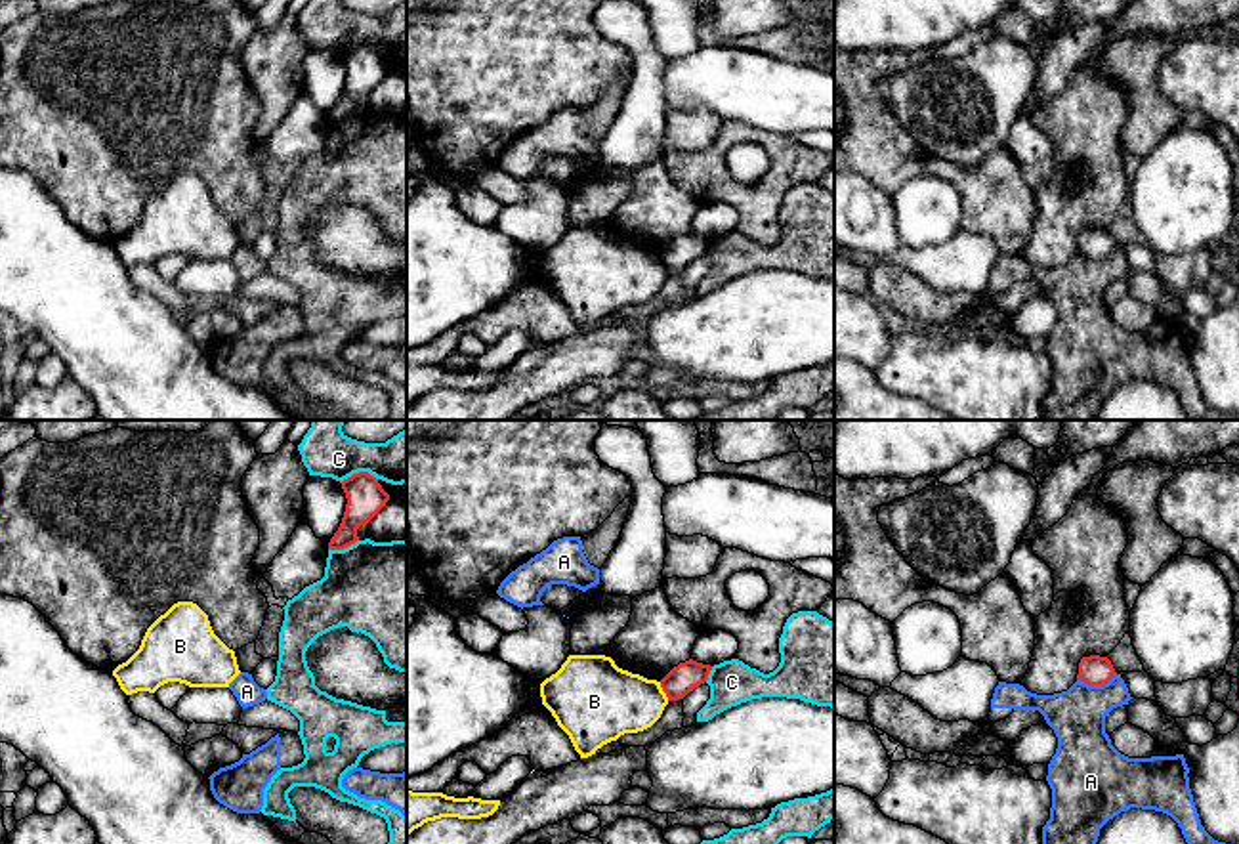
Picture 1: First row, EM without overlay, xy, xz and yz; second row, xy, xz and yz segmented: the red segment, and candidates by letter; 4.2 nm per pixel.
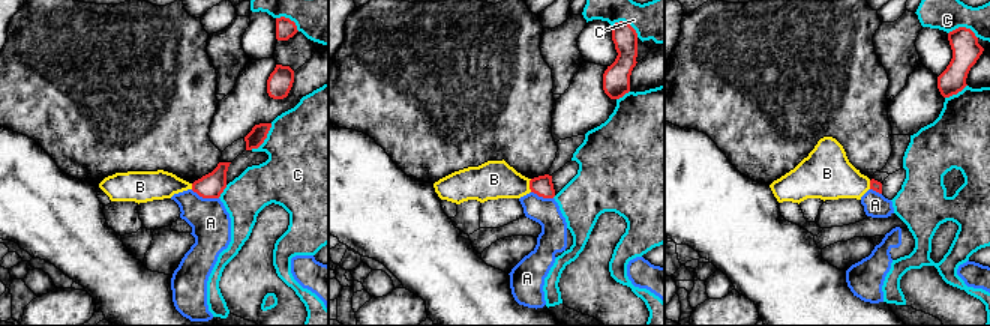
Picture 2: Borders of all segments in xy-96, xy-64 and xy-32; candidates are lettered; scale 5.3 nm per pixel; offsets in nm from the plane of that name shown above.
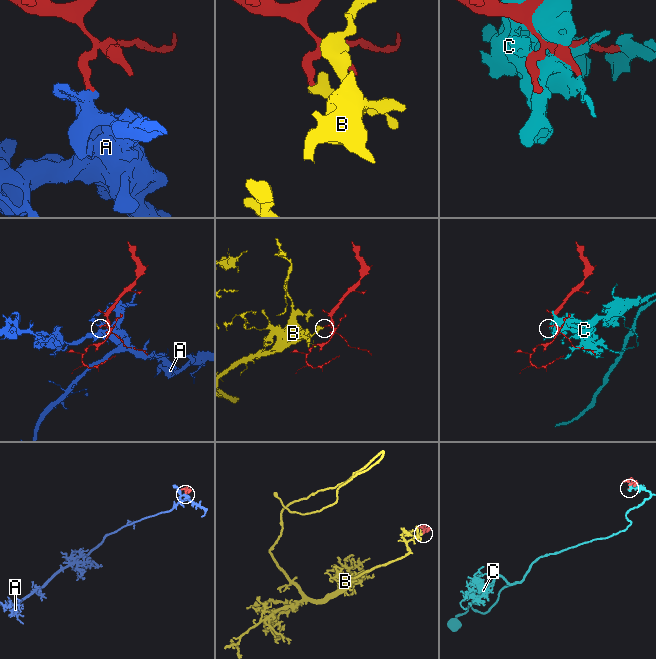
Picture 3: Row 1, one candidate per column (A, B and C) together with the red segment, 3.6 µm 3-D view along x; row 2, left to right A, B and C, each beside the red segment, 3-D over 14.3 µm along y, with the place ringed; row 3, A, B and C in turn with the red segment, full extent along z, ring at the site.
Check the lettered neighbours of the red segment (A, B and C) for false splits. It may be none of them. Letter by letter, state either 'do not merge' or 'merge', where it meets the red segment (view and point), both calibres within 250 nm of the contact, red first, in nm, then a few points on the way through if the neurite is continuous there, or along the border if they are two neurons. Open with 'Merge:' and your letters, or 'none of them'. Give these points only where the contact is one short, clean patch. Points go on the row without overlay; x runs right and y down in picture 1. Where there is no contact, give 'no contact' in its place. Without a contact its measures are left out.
Merge: none of them
A: do not merge | yz (1096, 256) | 130/240 nm | along yz (1115, 245), (1102, 256), (1077, 253)
B: do not merge | xz (663, 262) | 120/300 nm | along xz (659, 254), (669, 272)
C: do not merge | xy (359, 44) | 160/200 nm

